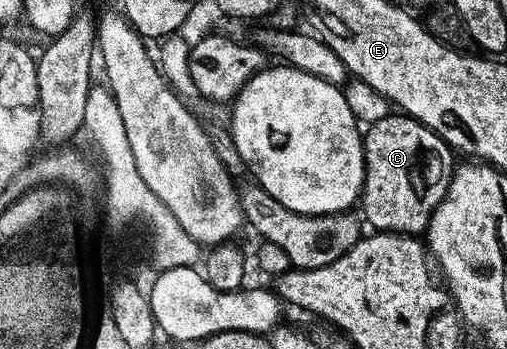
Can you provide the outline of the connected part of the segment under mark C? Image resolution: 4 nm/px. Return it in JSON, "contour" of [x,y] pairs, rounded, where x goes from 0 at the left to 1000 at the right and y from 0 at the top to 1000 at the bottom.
{"contour":[[[767,324],[765,332],[761,332],[761,338],[755,341],[753,347],[746,347],[744,352],[732,355],[732,361],[728,361],[724,367],[724,372],[720,372],[716,378],[714,395],[718,401],[718,544],[710,550],[710,567],[706,573],[706,582],[708,582],[708,590],[712,596],[718,590],[718,616],[720,619],[716,616],[716,625],[722,630],[722,639],[724,639],[722,625],[726,625],[726,639],[728,639],[730,648],[734,648],[734,650],[728,650],[728,653],[740,656],[744,665],[750,665],[750,668],[771,668],[771,670],[777,670],[777,673],[809,673],[809,676],[815,676],[815,679],[826,676],[830,668],[842,665],[844,639],[852,628],[852,605],[876,570],[876,556],[880,553],[880,542],[884,539],[884,513],[872,507],[872,513],[864,516],[862,524],[860,524],[858,507],[852,504],[852,501],[844,501],[844,476],[850,473],[852,456],[864,453],[866,444],[876,444],[880,438],[886,441],[888,424],[886,424],[884,413],[878,410],[876,401],[866,398],[858,387],[858,381],[848,372],[846,364],[836,361],[836,355],[828,352],[822,341],[815,341],[811,330],[799,330],[795,324]]]}

